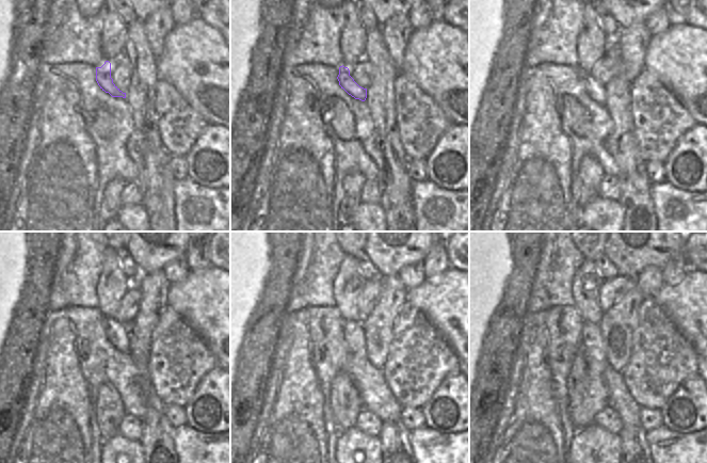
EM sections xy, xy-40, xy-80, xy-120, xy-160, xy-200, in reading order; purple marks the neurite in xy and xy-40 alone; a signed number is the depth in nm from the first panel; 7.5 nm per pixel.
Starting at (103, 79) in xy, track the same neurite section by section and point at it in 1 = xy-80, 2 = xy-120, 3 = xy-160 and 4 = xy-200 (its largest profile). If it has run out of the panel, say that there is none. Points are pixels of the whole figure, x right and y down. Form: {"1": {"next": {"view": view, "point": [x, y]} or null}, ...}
{"1": {"next": {"view": "xy-80", "point": [596, 91]}}, "2": {"next": {"view": "xy-120", "point": [117, 333]}}, "3": {"next": {"view": "xy-160", "point": [353, 332]}}, "4": {"next": {"view": "xy-200", "point": [595, 400]}}}

